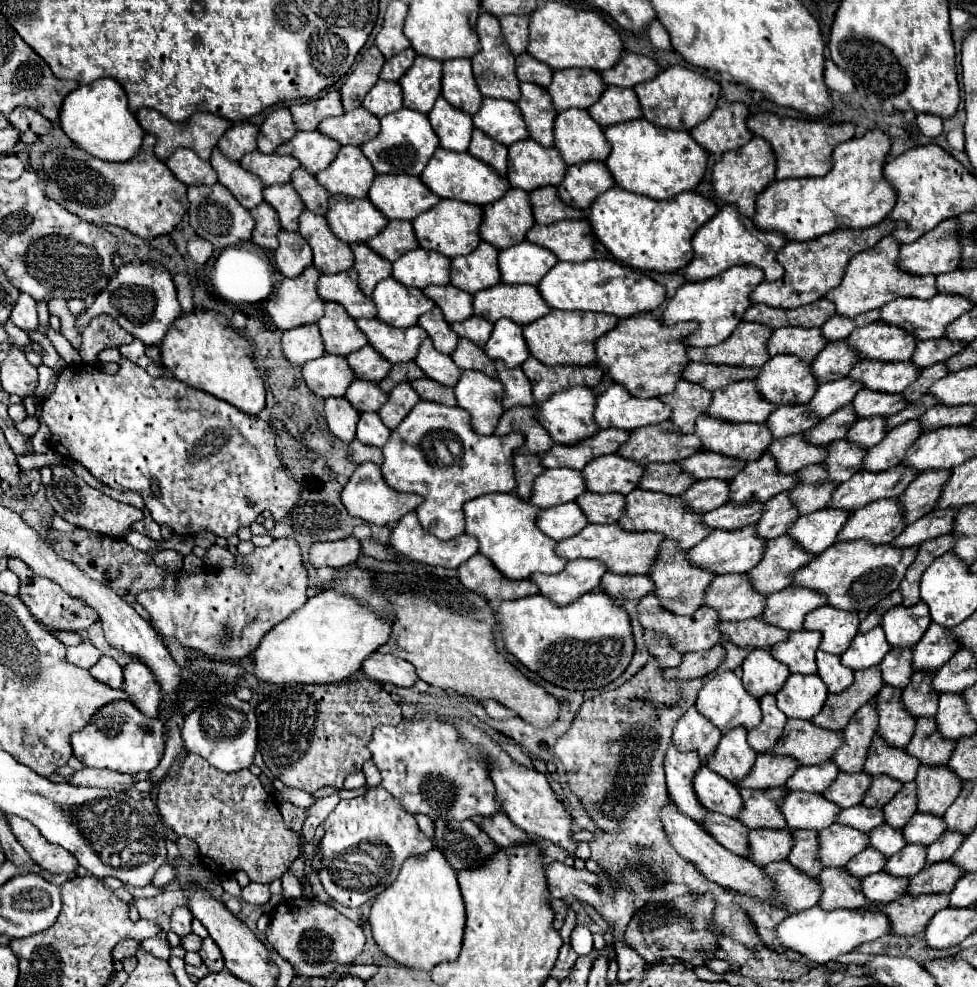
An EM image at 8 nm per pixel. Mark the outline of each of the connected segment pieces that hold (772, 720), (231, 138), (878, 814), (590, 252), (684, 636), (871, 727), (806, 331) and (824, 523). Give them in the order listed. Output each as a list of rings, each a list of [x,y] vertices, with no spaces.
[[[767,694],[759,702],[761,702],[761,710],[763,710],[763,722],[759,724],[759,728],[755,728],[753,732],[747,734],[747,742],[757,754],[763,754],[763,752],[769,752],[777,744],[777,740],[785,728],[787,716],[777,708],[775,696]]]
[[[239,122],[231,126],[225,136],[219,140],[219,150],[231,158],[231,160],[241,160],[245,154],[257,150],[257,134],[259,128],[251,122]]]
[[[859,804],[859,806],[841,810],[837,822],[845,824],[845,826],[853,826],[861,832],[871,832],[873,828],[877,828],[885,822],[885,816],[883,816],[881,808],[867,808],[863,804]]]
[[[561,220],[547,226],[535,224],[527,240],[551,250],[559,260],[585,262],[595,258],[595,236],[587,220]]]
[[[649,594],[645,598],[641,598],[641,604],[639,604],[639,622],[643,628],[647,630],[657,630],[657,632],[665,632],[675,650],[687,654],[687,652],[703,652],[703,650],[709,650],[713,648],[715,644],[721,642],[723,634],[719,632],[717,624],[719,624],[719,616],[715,612],[715,608],[709,608],[709,606],[703,606],[699,608],[693,616],[677,616],[673,612],[669,612],[667,608],[661,606],[659,598],[655,594]]]
[[[875,698],[861,706],[845,728],[845,744],[833,756],[841,772],[861,772],[871,740],[877,732],[877,708]]]
[[[777,328],[769,338],[769,354],[795,354],[803,362],[813,362],[827,340],[821,328]]]
[[[841,508],[817,510],[801,516],[787,534],[795,538],[807,552],[821,554],[825,552],[825,548],[835,544],[837,532],[845,526],[849,516],[851,514]]]

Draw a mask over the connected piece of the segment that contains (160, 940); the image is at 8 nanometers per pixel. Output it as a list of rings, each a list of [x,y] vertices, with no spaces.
[[[163,930],[157,936],[151,936],[151,938],[143,940],[141,948],[145,948],[147,952],[153,952],[153,956],[163,958],[163,960],[171,958],[171,946],[167,942],[167,932],[163,932]]]

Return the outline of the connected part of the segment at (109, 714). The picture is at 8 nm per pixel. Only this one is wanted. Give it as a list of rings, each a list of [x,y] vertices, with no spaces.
[[[113,702],[101,708],[97,716],[93,716],[91,724],[81,732],[71,736],[71,746],[75,758],[85,762],[91,768],[109,768],[117,772],[151,772],[163,752],[165,752],[165,734],[159,718],[147,718],[137,712],[131,702]]]

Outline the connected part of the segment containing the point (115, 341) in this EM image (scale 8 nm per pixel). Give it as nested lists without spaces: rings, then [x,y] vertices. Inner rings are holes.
[[[99,316],[83,330],[83,346],[79,354],[85,362],[95,362],[103,348],[119,348],[123,344],[131,344],[133,340],[135,338],[125,332],[113,316],[111,320],[107,320],[107,316]]]

